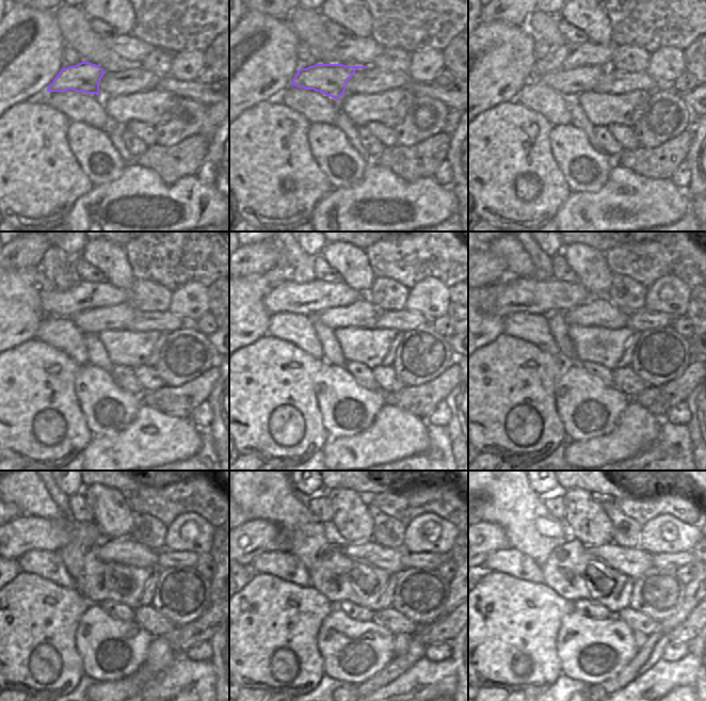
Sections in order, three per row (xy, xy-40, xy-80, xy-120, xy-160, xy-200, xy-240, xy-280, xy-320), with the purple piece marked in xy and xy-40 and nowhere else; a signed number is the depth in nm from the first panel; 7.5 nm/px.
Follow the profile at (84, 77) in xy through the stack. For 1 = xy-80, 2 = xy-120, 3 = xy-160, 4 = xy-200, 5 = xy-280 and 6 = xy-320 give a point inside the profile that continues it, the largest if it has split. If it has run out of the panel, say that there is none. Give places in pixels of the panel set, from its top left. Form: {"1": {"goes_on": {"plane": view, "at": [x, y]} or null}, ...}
{"1": {"goes_on": {"plane": "xy-80", "at": [570, 83]}}, "2": {"goes_on": {"plane": "xy-120", "at": [118, 317]}}, "3": {"goes_on": {"plane": "xy-160", "at": [362, 314]}}, "4": {"goes_on": {"plane": "xy-200", "at": [598, 312]}}, "5": {"goes_on": {"plane": "xy-280", "at": [390, 559]}}, "6": {"goes_on": {"plane": "xy-320", "at": [634, 562]}}}

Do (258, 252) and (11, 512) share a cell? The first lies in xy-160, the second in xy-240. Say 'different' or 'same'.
same

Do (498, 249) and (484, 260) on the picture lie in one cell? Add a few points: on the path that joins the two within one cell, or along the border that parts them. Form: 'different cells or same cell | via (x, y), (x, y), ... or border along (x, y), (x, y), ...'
different cells | border along (484, 245), (506, 261), (507, 274)

